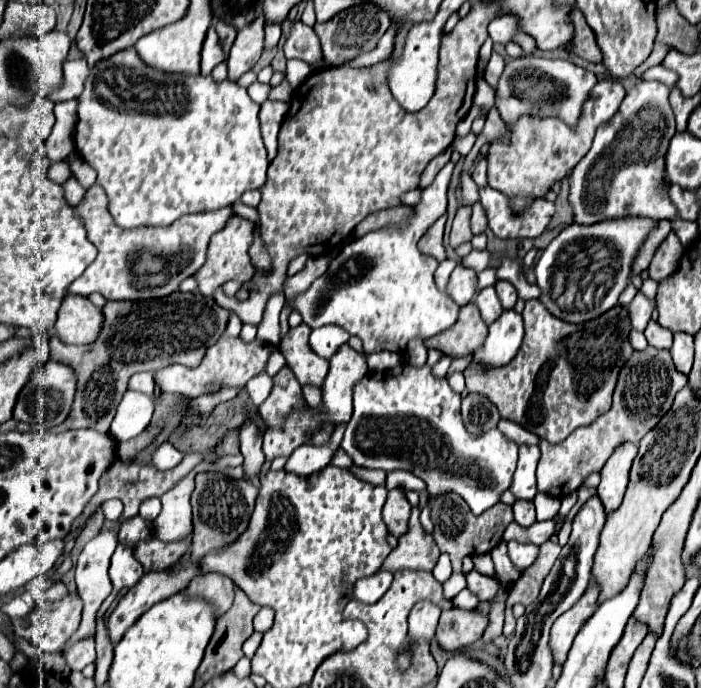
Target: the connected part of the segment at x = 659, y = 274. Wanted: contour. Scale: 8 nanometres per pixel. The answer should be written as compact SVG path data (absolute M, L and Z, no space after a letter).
M670 232L666 242L656 250L656 254L652 258L652 264L648 268L650 278L656 280L656 282L662 282L664 278L668 278L674 272L674 268L678 266L678 260L680 260L682 252L684 252L684 246L676 238L676 234Z

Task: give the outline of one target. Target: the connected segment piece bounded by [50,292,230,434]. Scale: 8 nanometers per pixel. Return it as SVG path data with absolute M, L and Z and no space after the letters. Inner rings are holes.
M176 292L162 300L140 300L140 302L108 302L104 306L104 330L98 340L90 346L68 346L62 344L56 336L50 340L52 358L70 364L78 372L78 390L74 398L74 426L92 428L102 434L110 434L110 422L116 414L116 406L122 400L130 376L144 370L158 370L170 364L198 366L210 346L224 334L230 312L222 310L212 298L202 294L184 294Z

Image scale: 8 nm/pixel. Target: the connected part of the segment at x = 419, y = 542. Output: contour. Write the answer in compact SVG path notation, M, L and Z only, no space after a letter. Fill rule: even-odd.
M412 508L410 516L410 526L404 538L400 536L398 546L388 554L384 560L382 568L388 572L398 572L398 570L426 570L430 572L440 556L440 550L432 538L432 534L426 534L420 520L420 510Z

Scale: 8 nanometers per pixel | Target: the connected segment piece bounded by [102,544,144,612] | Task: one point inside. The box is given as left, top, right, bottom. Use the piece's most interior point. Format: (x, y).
(125, 570)

